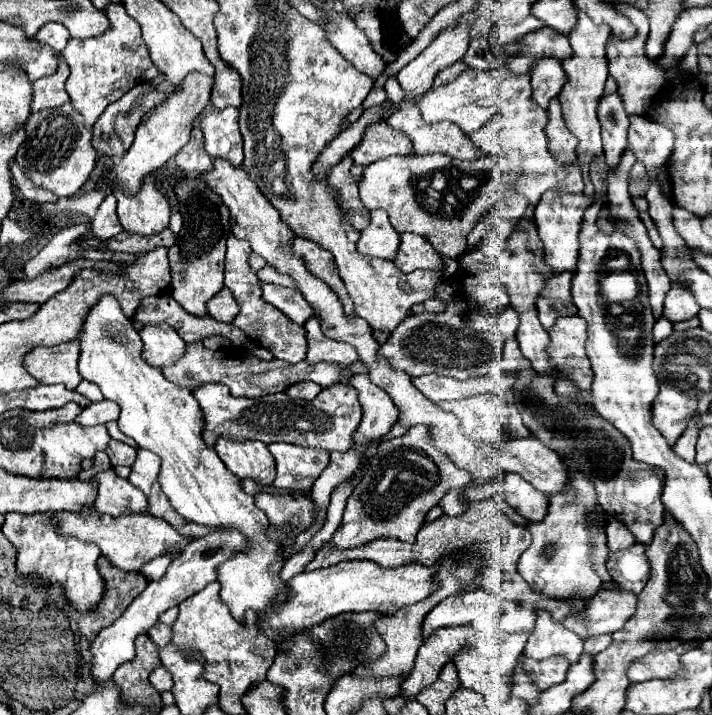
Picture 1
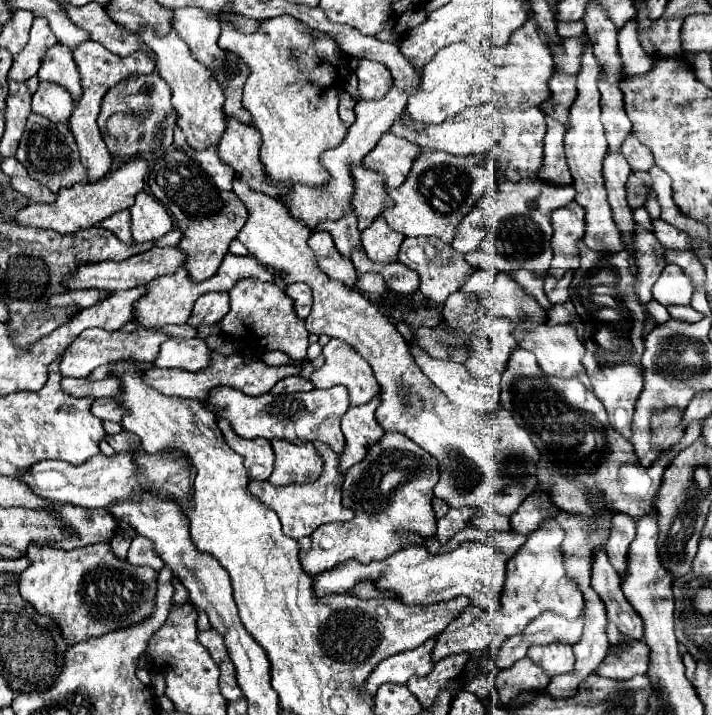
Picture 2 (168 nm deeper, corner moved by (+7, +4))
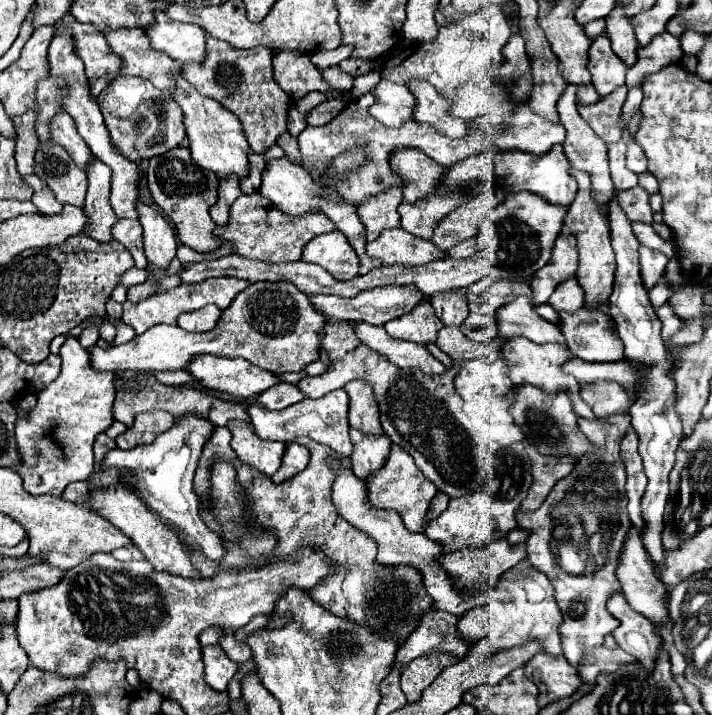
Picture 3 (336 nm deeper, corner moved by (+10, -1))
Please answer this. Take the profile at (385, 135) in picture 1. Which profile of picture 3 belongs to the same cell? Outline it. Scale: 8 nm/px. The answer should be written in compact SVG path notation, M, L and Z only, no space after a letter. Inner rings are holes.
M396 151L392 157L392 165L404 177L404 203L414 203L434 191L440 183L442 173L446 171L442 165L426 157L422 151Z

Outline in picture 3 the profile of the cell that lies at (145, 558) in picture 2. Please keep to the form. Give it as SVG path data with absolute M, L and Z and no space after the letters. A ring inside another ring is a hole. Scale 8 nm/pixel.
M130 545L130 547L122 547L122 549L114 549L112 557L116 557L118 561L140 561L140 559L144 559L142 553L140 553L134 545Z

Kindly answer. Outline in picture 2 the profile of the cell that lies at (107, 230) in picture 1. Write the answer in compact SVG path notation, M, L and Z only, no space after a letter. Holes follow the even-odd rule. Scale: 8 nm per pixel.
M119 210L119 212L111 214L111 216L107 216L105 220L99 222L99 226L113 232L119 240L123 240L127 244L133 240L131 232L129 232L129 212L127 210Z

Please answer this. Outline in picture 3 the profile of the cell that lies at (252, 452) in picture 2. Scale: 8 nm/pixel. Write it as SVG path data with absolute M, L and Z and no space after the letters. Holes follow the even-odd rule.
M234 419L228 423L228 427L232 431L232 447L244 463L256 467L268 477L278 471L284 451L286 451L286 443L260 439L254 433L252 425L244 421Z

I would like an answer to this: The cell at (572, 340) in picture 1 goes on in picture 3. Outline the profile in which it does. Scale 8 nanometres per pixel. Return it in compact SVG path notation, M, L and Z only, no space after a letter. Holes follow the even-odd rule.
M516 337L512 341L512 351L506 351L506 347L502 349L502 355L504 355L504 361L508 363L508 377L512 379L514 387L520 387L520 385L532 385L532 387L538 387L546 393L568 393L572 397L572 403L574 403L574 411L580 415L580 417L586 417L586 419L594 419L594 413L592 409L582 401L580 397L580 387L578 383L574 381L574 377L562 373L562 361L566 361L566 357L572 357L570 355L570 350L563 345L557 343L546 343L543 346L534 345L532 341L524 341L522 337ZM544 349L544 351L543 351ZM562 355L562 359L560 359ZM534 356L544 356L544 357L534 357ZM551 361L560 361L560 363L551 363Z

